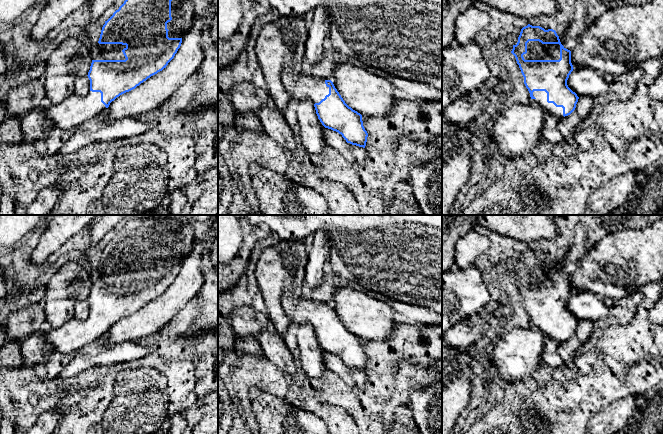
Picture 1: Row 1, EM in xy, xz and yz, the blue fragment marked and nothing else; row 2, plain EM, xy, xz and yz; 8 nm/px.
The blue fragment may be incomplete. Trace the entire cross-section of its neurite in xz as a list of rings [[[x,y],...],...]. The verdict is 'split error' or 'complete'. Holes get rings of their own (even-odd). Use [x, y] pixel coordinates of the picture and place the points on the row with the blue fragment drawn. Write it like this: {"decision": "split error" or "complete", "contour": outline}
{"decision": "split error", "contour": [[[289,68],[282,70],[281,79],[292,100],[308,99],[314,104],[318,119],[325,128],[341,134],[347,143],[365,148],[368,133],[363,126],[362,115],[345,103],[331,80],[314,77],[304,72],[295,75]]]}

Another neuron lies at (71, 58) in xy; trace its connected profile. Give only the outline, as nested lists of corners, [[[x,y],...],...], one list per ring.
[[[75,37],[61,42],[49,55],[44,66],[43,83],[46,103],[58,104],[74,94],[77,77],[88,75],[93,50]]]

